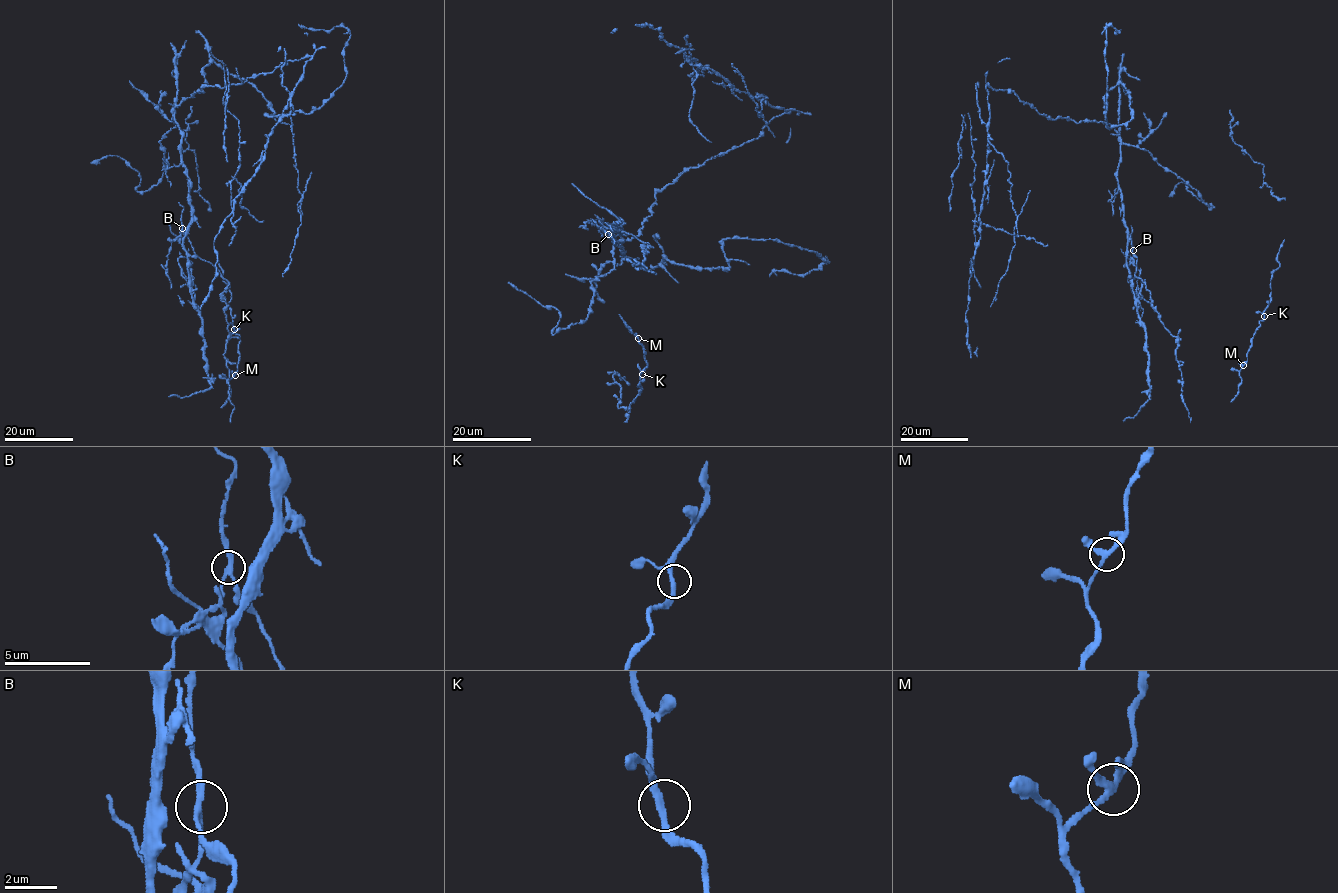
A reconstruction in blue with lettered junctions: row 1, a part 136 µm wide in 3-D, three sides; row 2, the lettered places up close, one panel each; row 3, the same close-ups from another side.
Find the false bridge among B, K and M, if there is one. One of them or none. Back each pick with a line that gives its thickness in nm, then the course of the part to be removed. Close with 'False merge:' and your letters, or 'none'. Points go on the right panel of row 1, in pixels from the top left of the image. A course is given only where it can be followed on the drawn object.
B: 200 nm thick; foreign part runs (1133, 250), (1137, 299), (1112, 125), (1051, 118), (986, 84), (975, 250), (968, 114), (950, 211)
False merge: B

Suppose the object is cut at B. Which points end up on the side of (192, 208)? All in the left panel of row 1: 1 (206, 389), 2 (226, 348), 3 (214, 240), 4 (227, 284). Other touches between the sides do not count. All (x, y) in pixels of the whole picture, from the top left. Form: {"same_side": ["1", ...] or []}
{"same_side": ["1", "3"]}

